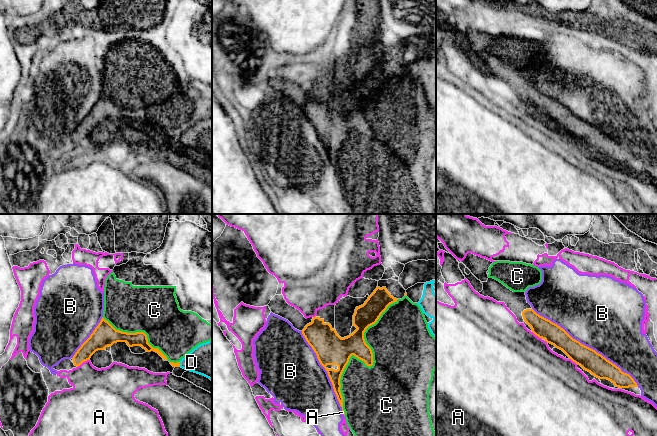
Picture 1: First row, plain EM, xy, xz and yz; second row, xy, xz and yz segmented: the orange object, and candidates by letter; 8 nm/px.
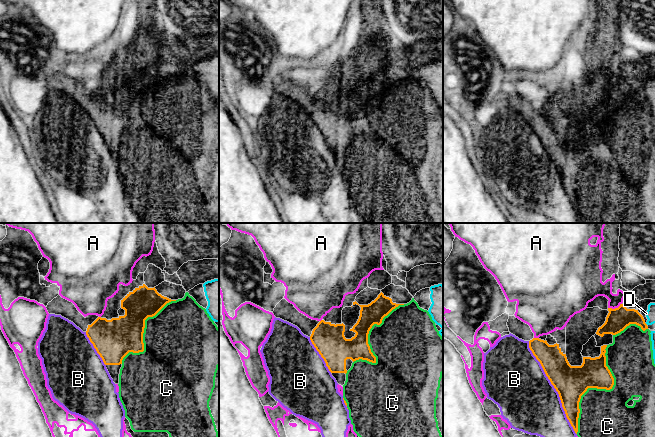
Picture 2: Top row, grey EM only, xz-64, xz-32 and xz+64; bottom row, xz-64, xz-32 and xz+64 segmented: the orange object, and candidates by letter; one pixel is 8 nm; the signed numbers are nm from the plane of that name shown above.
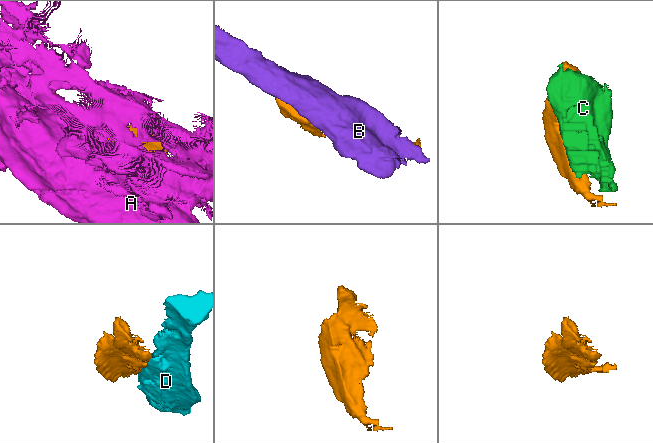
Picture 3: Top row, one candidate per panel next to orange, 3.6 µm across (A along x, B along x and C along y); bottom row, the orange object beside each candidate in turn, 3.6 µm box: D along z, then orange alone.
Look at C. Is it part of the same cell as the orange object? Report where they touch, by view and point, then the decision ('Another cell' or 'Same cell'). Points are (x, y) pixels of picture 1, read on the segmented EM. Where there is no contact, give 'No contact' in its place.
Touches orange at xz (367, 365). Same cell

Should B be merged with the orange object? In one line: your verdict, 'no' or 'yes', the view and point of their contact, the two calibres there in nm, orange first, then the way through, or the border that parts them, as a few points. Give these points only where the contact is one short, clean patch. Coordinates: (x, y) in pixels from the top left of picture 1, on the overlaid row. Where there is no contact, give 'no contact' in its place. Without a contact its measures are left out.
no; meets orange in yz at (586, 346); 170 nm thick on the orange side, 500 nm on the other

